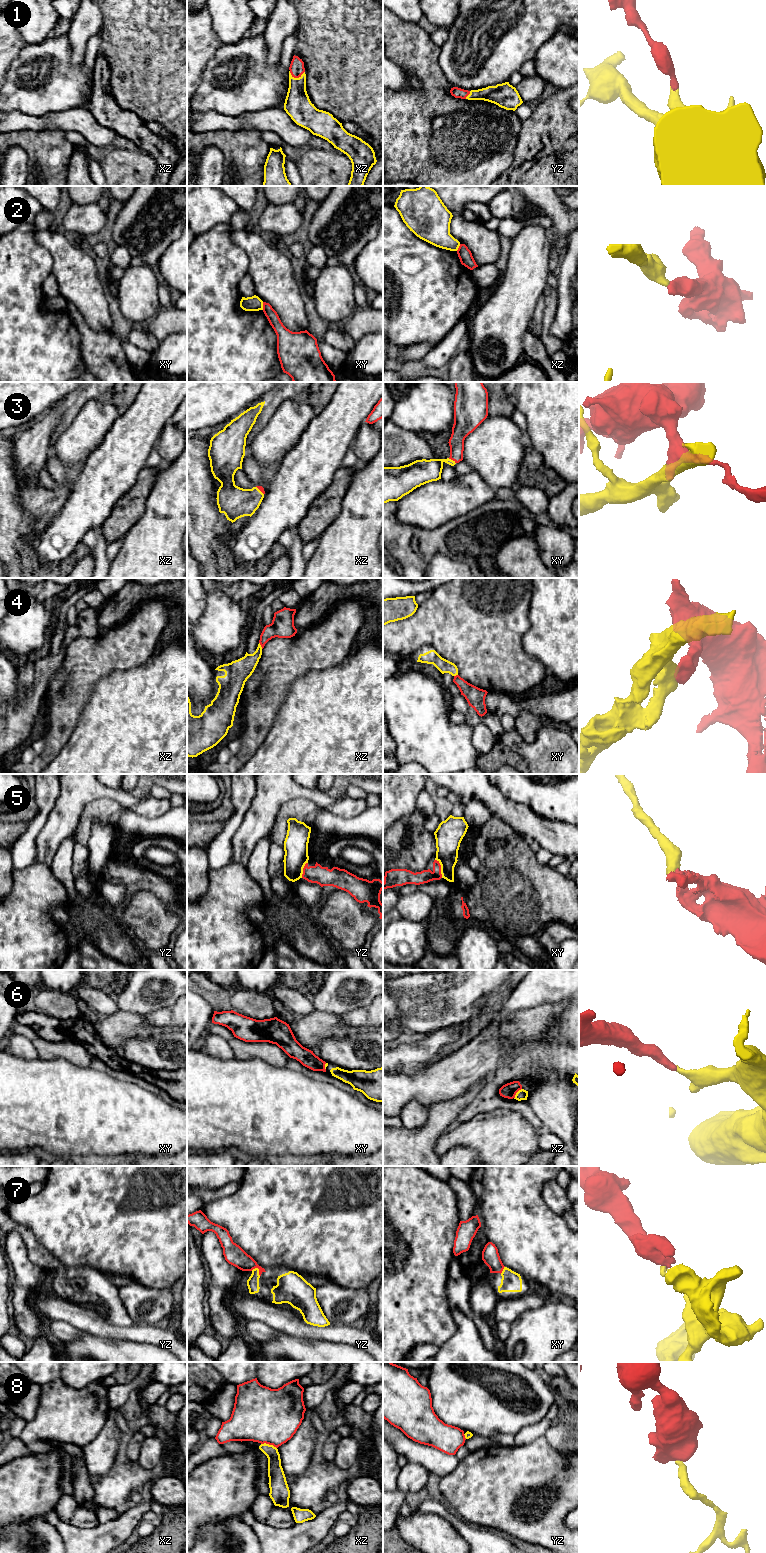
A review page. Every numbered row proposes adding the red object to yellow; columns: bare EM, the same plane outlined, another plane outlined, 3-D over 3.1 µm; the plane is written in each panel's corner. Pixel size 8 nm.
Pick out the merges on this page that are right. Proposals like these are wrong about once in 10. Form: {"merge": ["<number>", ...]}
{"merge": ["1", "3", "6", "7"]}

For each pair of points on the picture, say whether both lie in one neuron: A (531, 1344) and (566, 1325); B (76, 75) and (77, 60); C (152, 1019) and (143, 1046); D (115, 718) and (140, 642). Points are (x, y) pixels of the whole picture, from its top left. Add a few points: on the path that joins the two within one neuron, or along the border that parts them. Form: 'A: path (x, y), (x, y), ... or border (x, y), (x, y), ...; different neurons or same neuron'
A: path (540, 1334), (541, 1327), (556, 1327); same neuron
B: border (69, 43), (71, 62), (79, 66); different neurons
C: border (175, 1028), (156, 1030); different neurons
D: border (151, 656), (142, 664), (114, 669), (108, 674); different neurons

